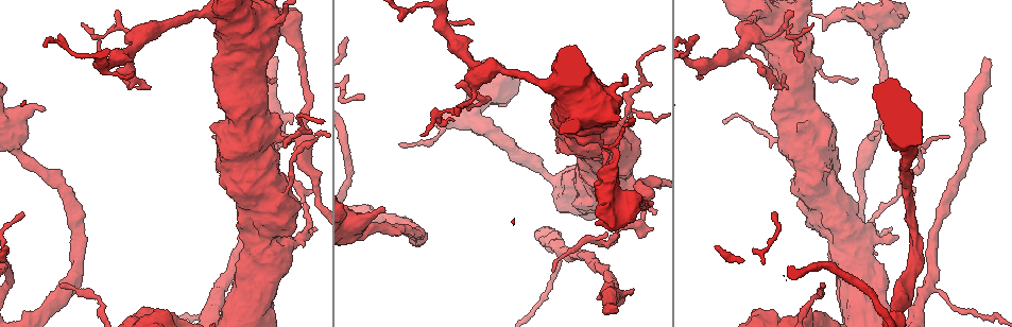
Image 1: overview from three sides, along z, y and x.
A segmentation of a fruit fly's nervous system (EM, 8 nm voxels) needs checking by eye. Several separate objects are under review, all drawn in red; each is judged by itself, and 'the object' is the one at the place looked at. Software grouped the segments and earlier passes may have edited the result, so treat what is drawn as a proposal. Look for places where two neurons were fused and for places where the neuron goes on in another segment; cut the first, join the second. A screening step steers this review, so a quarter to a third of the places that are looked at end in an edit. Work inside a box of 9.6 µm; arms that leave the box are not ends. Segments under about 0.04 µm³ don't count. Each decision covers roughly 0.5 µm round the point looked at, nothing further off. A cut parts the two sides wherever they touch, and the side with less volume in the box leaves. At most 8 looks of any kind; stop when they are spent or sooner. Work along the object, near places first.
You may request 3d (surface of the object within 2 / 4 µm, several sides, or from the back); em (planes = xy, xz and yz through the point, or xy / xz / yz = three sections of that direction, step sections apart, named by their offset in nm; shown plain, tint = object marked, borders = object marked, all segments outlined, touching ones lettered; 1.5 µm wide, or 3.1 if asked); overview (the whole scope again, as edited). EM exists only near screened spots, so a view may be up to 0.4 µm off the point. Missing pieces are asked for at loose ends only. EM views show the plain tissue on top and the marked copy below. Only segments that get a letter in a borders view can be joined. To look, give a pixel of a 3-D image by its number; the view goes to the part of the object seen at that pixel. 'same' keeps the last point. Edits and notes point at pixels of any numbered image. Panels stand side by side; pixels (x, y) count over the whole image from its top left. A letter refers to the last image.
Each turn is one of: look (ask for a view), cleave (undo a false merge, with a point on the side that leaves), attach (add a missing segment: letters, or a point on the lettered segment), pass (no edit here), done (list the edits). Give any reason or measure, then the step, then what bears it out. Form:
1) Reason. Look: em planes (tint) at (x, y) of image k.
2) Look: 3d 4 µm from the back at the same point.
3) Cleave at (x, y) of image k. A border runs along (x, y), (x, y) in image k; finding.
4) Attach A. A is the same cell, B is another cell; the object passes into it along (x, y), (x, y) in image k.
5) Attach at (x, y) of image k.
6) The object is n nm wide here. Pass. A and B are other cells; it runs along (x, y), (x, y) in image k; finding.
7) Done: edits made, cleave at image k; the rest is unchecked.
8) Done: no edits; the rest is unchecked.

Free end. Look: em planes (borders) at (277, 59) of image 1.

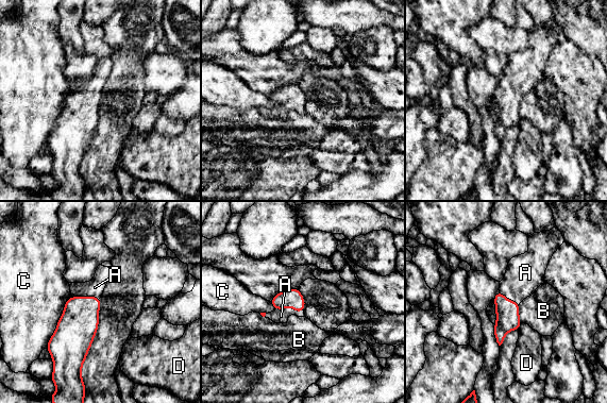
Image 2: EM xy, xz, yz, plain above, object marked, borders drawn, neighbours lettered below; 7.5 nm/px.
Attach A. A is the same cell, B, C and D are other cells; the object passes into it along (292, 298), (289, 306), (281, 316) in image 2; the neuron continues.

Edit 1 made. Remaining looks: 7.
Look: overview.

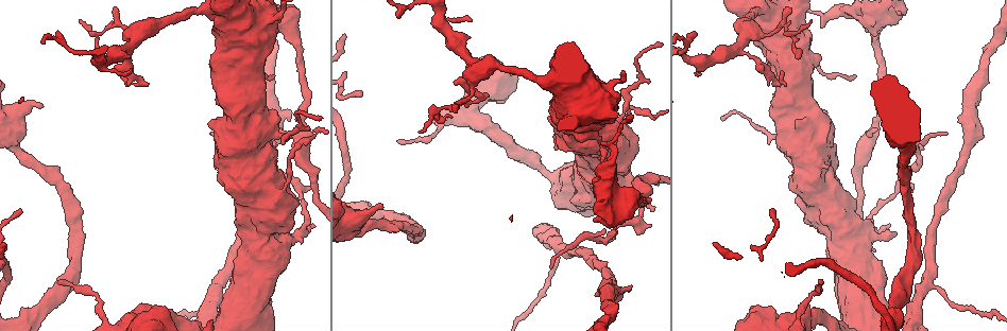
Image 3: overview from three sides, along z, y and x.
Look: 3d 4 µm at (836, 13) of image 3.

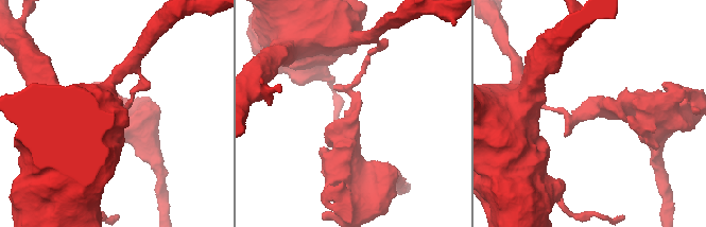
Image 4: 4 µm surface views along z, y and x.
Look: em planes (borders) at (593, 113) of image 4.

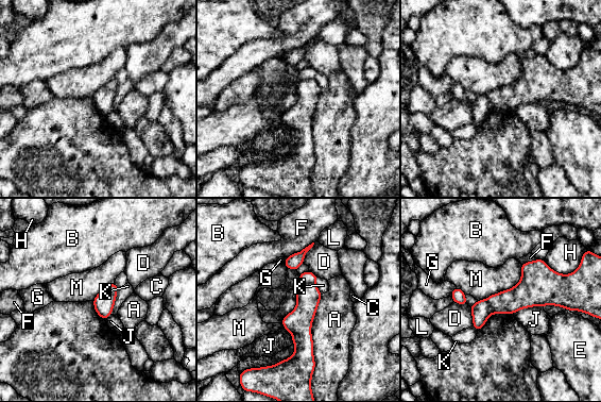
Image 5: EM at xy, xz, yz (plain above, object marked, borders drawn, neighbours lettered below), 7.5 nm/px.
The object is 200 nm wide here. Cleave at (308, 296) of image 5. A, B, C, D, E, F, G, H, J, K, L and M are other cells; the part that leaves runs along (312, 285), (293, 385) in image 5; two neurons meet here.

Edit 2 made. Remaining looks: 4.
An open end. Look: 3d 4 µm at (872, 222) of image 3.

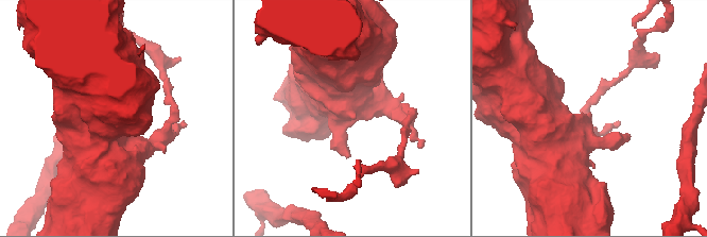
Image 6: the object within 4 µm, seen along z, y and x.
Look: em 3.1 µm xy step 8 (tint) at (591, 115) of image 6.

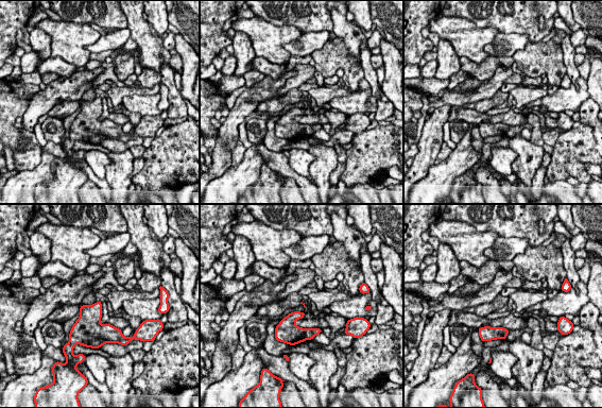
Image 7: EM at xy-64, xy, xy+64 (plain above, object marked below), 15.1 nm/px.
See the neighbours. Look: em 3.1 µm xy step 8 (borders) at the same point.

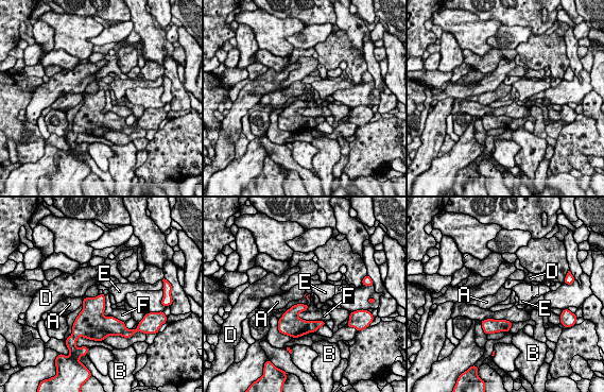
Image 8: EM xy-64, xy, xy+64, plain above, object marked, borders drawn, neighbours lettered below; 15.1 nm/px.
The longest contact is with F, 500 nm. Pass. A, B, D, E and F are other cells; a border runs along (99, 294), (85, 297), (81, 304) in image 8; no lettered segment goes on from it.

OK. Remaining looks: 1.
Done: edits made, attach at image 2, cleave at image 5; the rest is unchecked.

